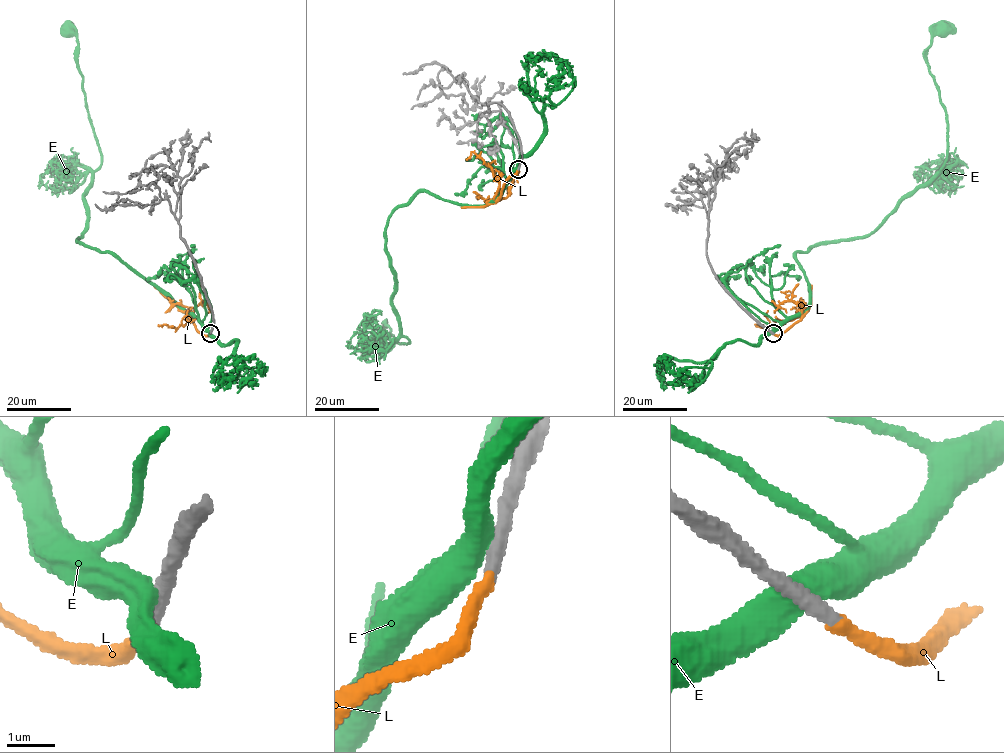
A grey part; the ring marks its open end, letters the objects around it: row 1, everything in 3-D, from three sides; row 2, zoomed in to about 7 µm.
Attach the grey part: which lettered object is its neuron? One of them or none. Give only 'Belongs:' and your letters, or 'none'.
Belongs: L

